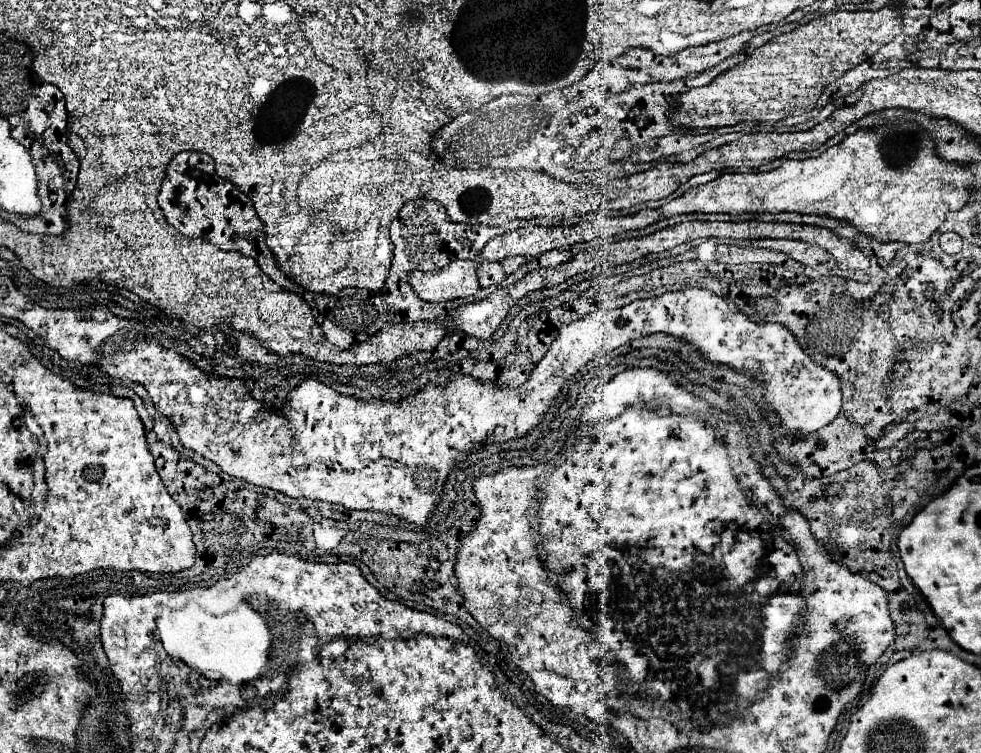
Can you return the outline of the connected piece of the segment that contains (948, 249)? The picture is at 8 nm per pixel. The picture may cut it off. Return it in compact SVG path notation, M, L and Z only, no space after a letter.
M943 233L943 235L941 235L941 249L943 249L947 255L959 253L961 247L963 247L963 239L961 239L957 233Z

